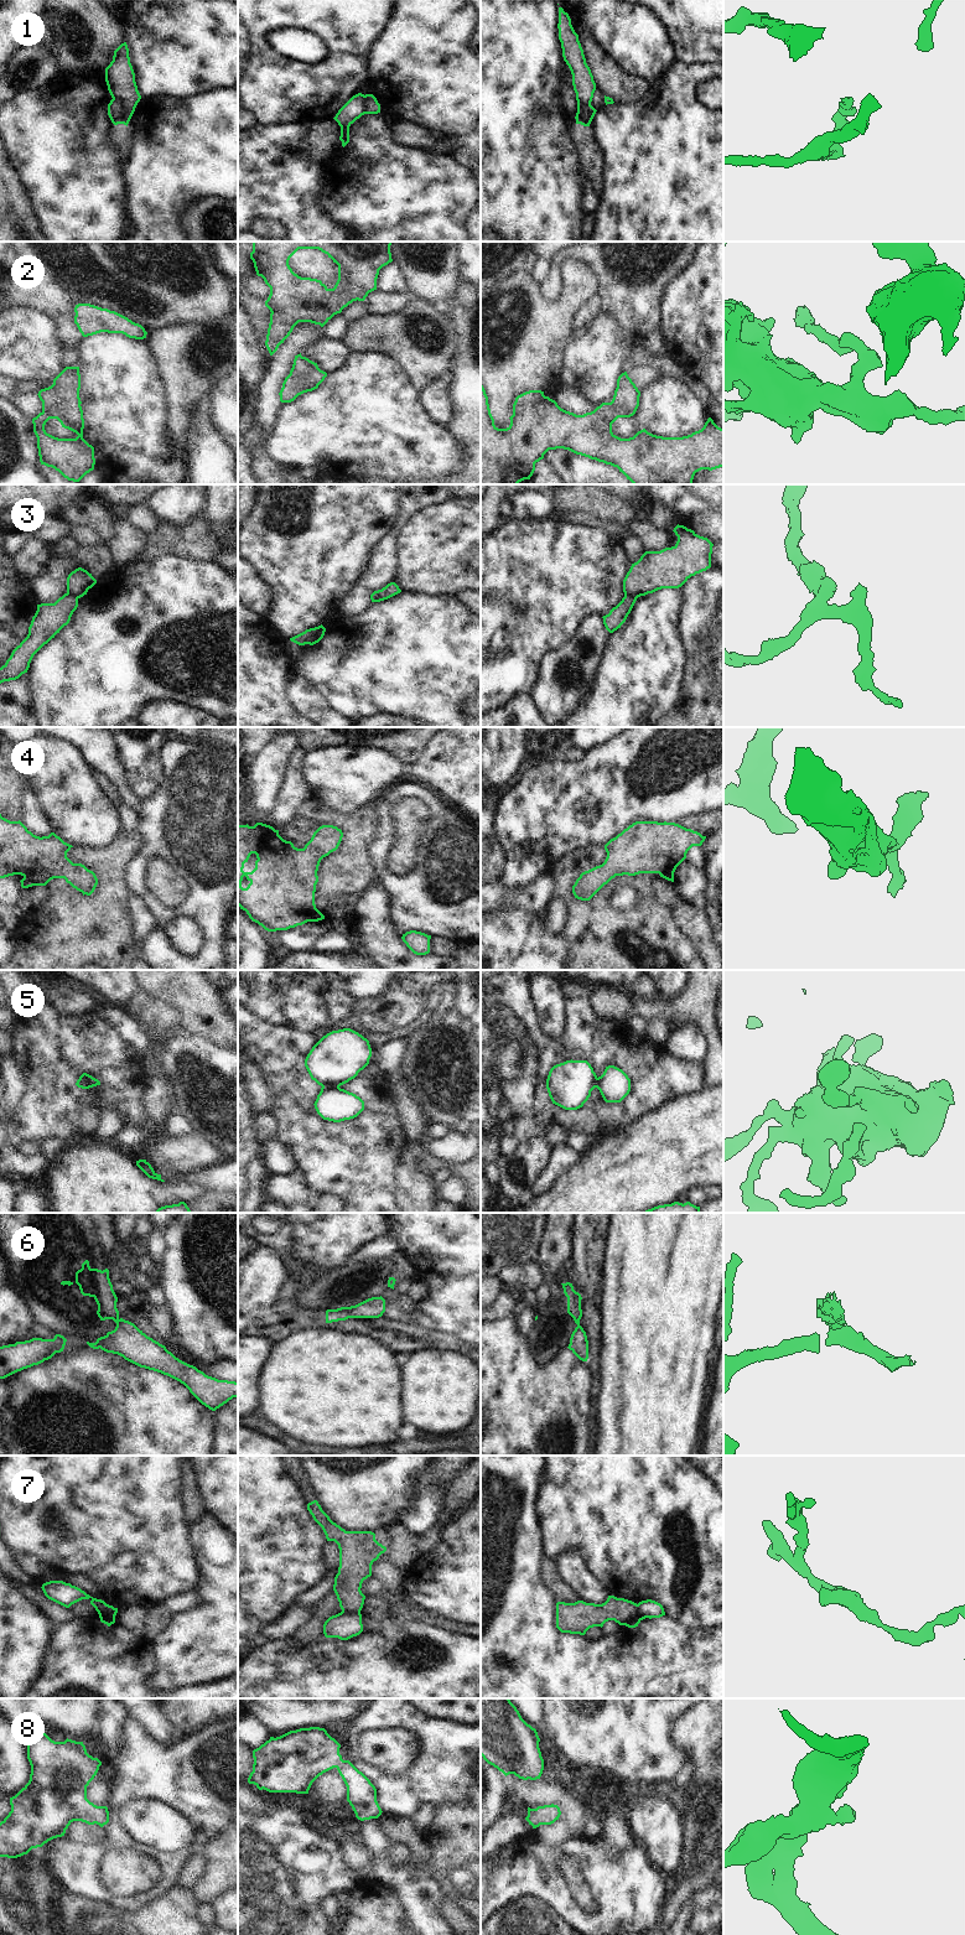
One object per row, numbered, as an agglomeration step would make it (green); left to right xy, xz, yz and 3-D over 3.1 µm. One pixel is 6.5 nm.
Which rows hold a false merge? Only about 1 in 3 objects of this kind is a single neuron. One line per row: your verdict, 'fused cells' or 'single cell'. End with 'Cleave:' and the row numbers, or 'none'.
1: fused cells
2: single cell
3: fused cells
4: single cell
5: fused cells
6: fused cells
7: fused cells
8: single cell
Cleave: 1, 3, 5, 6, 7

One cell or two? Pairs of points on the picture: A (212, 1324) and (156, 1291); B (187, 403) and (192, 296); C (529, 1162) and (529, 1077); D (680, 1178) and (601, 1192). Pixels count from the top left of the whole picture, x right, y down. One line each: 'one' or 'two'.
A: two
B: two
C: two
D: one

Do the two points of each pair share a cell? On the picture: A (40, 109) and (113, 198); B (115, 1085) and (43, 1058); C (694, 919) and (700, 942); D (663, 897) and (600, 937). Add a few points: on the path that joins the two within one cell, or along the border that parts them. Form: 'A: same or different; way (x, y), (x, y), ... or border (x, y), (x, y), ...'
A: same; way (57, 131), (60, 145), (91, 176)
B: same; way (98, 1068), (92, 1062), (61, 1062)
C: same; way (694, 924), (700, 937)
D: different; border (658, 876), (653, 882), (653, 896), (670, 908)

